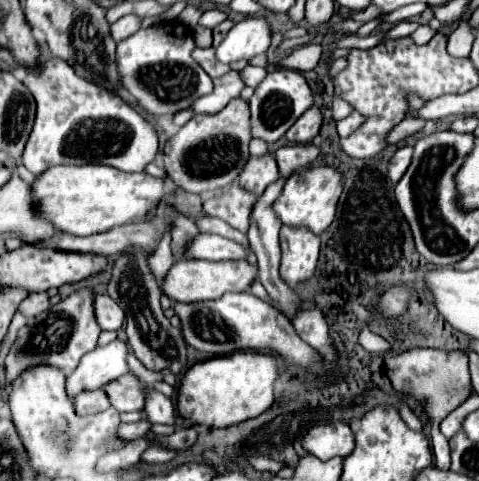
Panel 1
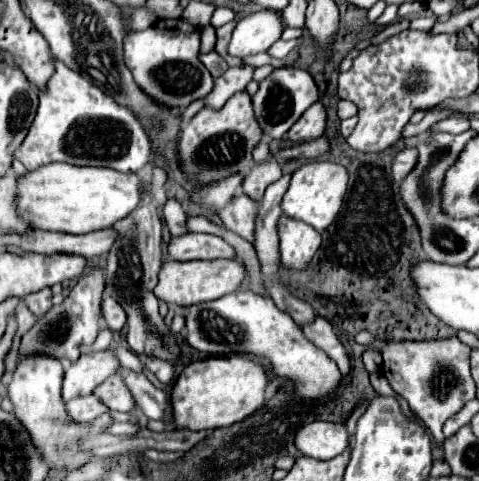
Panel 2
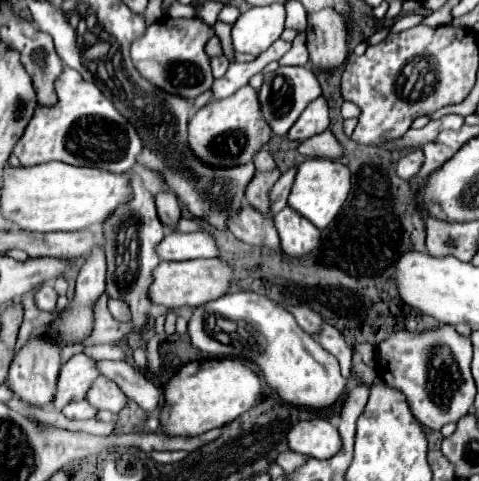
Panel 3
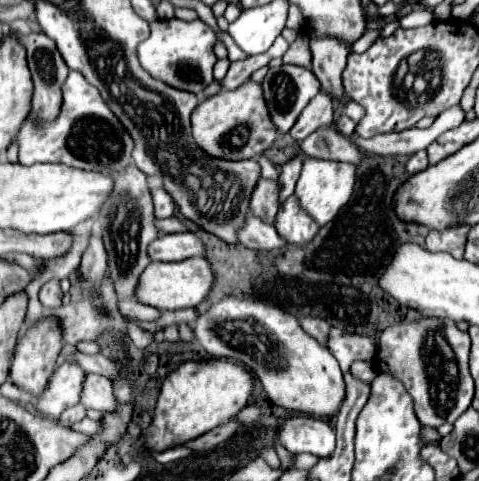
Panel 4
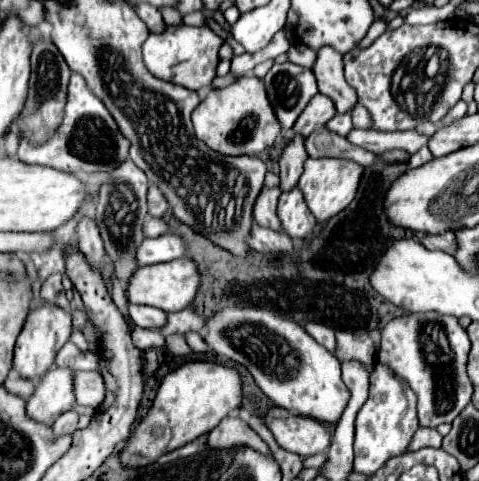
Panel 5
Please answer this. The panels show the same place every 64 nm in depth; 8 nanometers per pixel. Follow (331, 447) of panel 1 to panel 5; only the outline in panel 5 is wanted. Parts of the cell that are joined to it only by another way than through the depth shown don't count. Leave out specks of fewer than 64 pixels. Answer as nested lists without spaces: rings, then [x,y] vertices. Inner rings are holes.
[[[270,408],[264,422],[274,434],[276,442],[298,456],[312,456],[326,452],[330,444],[330,434],[324,424],[310,420],[306,416],[296,416],[284,408]]]

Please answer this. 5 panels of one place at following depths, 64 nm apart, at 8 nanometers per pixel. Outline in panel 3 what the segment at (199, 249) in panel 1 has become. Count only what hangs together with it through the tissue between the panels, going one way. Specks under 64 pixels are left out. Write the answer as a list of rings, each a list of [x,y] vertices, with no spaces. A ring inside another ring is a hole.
[[[170,232],[156,246],[160,260],[192,260],[192,258],[214,258],[218,256],[216,242],[206,232],[180,234]]]

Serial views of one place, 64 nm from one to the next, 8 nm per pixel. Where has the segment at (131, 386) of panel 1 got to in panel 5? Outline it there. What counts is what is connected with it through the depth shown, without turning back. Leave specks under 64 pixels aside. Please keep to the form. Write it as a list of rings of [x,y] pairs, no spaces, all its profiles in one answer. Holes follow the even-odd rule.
[[[76,372],[74,374],[74,396],[80,406],[100,408],[104,400],[104,382],[98,372]]]

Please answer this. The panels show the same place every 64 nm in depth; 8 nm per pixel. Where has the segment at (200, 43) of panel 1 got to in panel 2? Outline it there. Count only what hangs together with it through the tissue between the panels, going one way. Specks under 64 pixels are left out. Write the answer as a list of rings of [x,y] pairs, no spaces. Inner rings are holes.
[[[212,26],[202,28],[202,52],[212,52],[216,46],[216,34]]]

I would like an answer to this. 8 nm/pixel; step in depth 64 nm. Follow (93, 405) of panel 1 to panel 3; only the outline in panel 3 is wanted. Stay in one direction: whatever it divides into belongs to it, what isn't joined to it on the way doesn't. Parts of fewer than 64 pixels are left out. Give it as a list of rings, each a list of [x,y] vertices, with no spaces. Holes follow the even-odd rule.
[[[80,400],[80,402],[68,404],[68,406],[62,410],[62,414],[64,414],[66,418],[70,418],[70,420],[84,420],[84,418],[94,418],[96,410],[94,410],[86,400]]]

